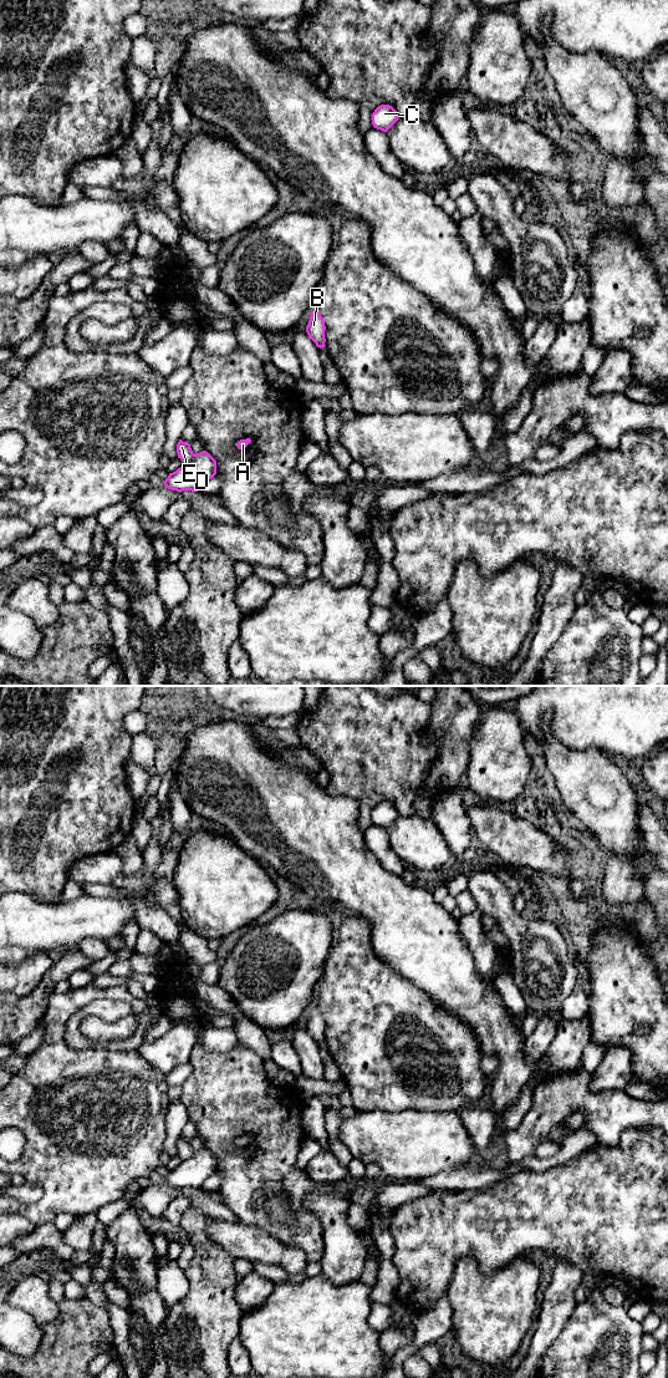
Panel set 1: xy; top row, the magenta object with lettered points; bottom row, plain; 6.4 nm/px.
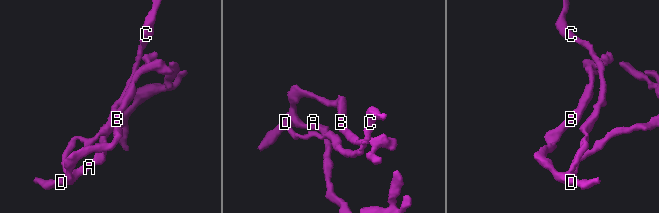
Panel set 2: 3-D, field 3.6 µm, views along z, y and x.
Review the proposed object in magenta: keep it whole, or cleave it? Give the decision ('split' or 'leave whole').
split

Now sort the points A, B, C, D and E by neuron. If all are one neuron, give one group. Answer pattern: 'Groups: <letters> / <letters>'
Groups: A B D / C E

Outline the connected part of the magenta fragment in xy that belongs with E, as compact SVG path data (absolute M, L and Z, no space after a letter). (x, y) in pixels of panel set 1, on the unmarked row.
M179 1137L179 1139L177 1141L177 1150L178 1150L178 1155L180 1155L183 1158L189 1158L194 1153L194 1150L190 1145L190 1141L183 1139L182 1137Z

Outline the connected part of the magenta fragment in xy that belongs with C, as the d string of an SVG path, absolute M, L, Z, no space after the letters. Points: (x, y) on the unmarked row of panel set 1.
M381 802L374 807L371 817L374 825L387 829L399 815L392 803Z

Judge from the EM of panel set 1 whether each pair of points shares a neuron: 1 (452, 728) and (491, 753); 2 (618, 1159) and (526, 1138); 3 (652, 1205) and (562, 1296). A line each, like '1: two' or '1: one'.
1: two
2: two
3: two

